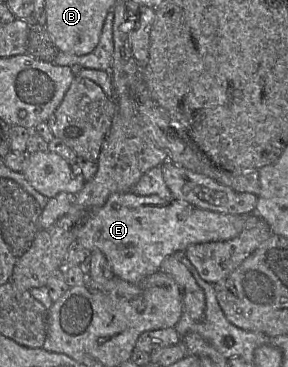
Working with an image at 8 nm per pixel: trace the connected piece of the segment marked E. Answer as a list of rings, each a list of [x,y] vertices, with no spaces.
[[[116,193],[102,207],[91,212],[77,232],[76,243],[90,252],[100,250],[106,256],[114,276],[138,283],[158,272],[163,260],[177,251],[185,251],[193,244],[237,237],[245,229],[247,216],[212,212],[157,195]]]

